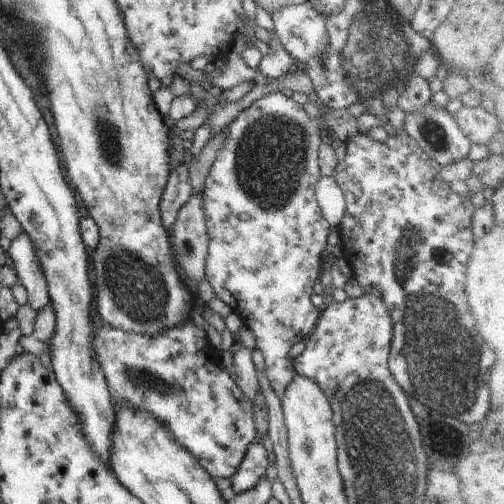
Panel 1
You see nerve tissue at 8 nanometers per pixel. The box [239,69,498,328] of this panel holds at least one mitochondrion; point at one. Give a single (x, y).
(431, 130)

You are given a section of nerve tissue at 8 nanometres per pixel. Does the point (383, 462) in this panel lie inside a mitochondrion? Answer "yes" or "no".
yes

